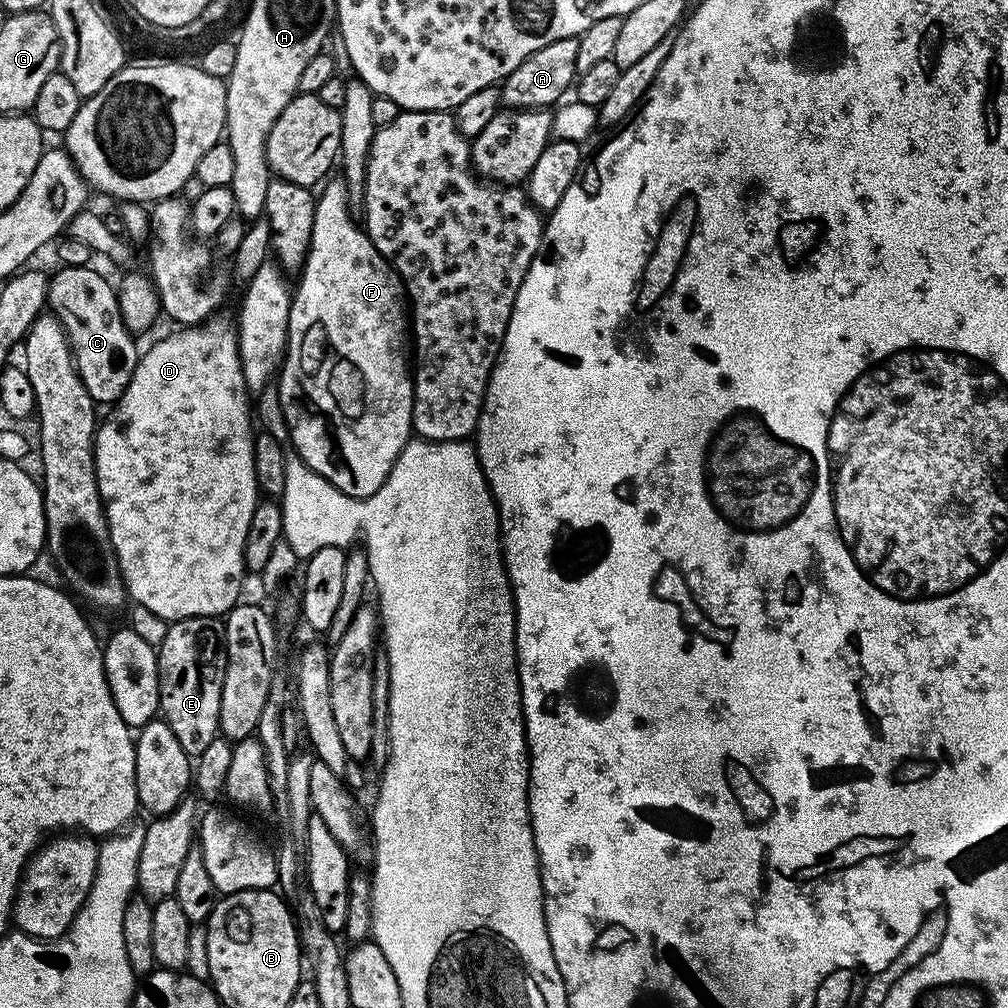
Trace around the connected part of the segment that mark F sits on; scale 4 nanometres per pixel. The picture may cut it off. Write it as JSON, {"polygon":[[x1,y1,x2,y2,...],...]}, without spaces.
{"polygon":[[343,179,331,180,316,196,308,257,290,296,288,342,278,372,278,391,284,420,288,423,288,440,296,447,295,455,310,470,322,474,322,478,342,490,342,494,365,500,386,482,398,454,402,454,413,435,410,312,406,307,404,281,374,246,367,231,352,221,353,209]]}

